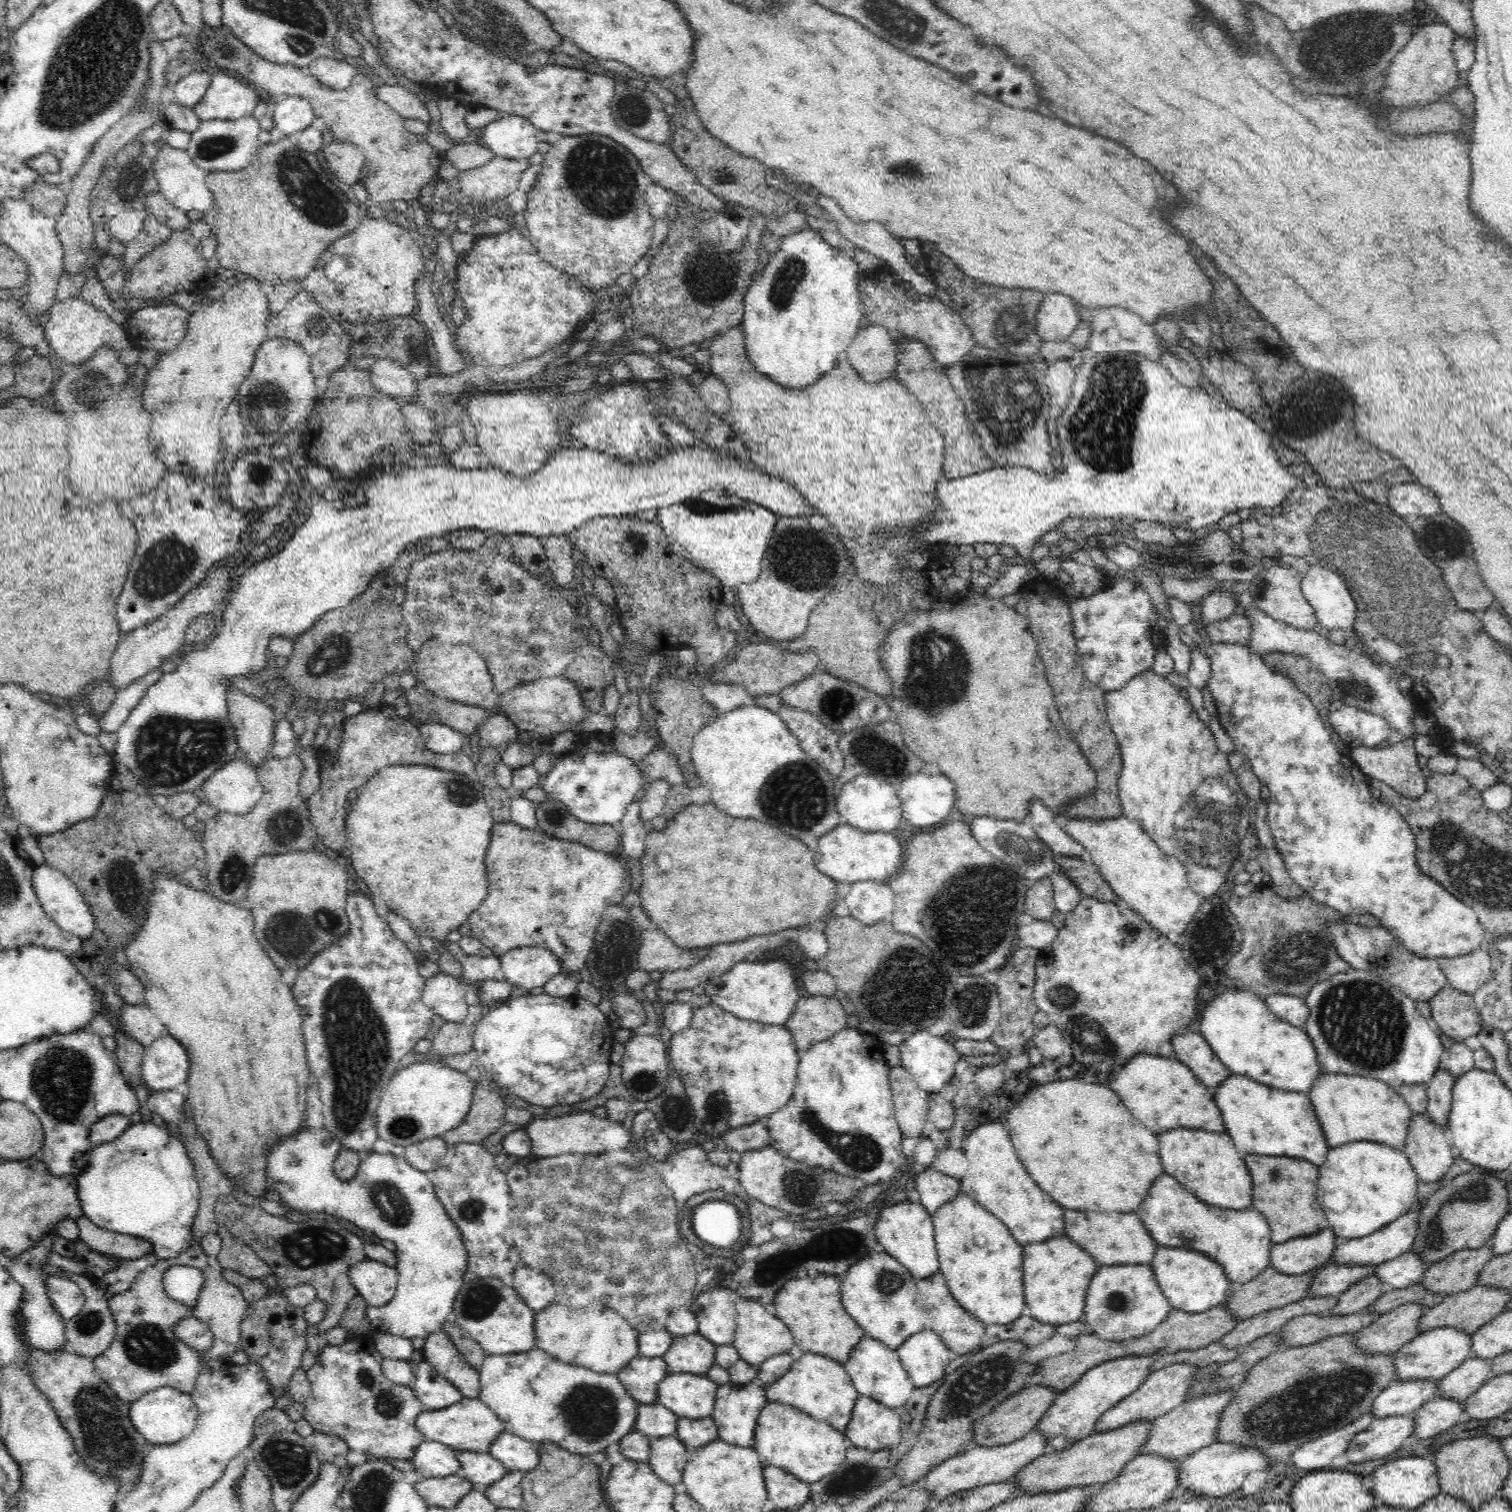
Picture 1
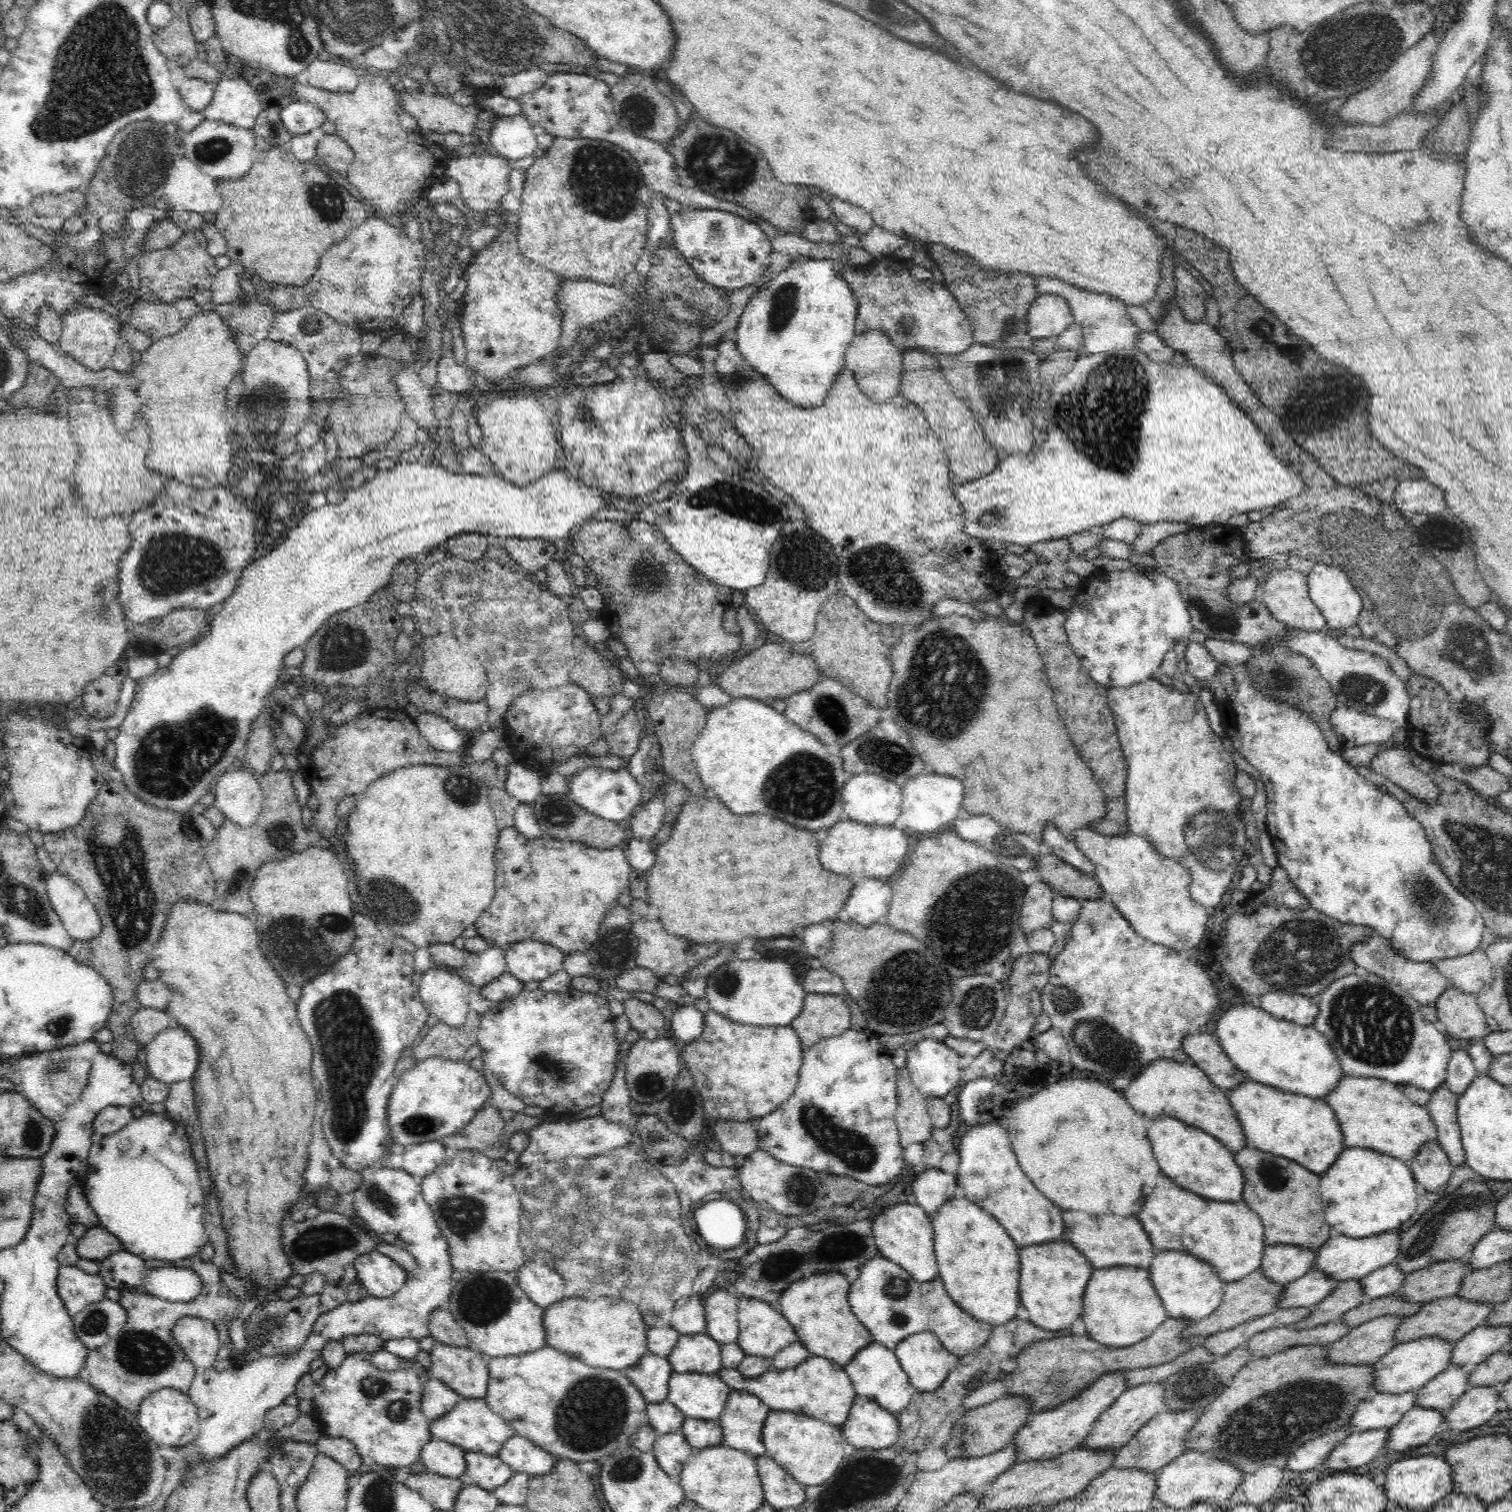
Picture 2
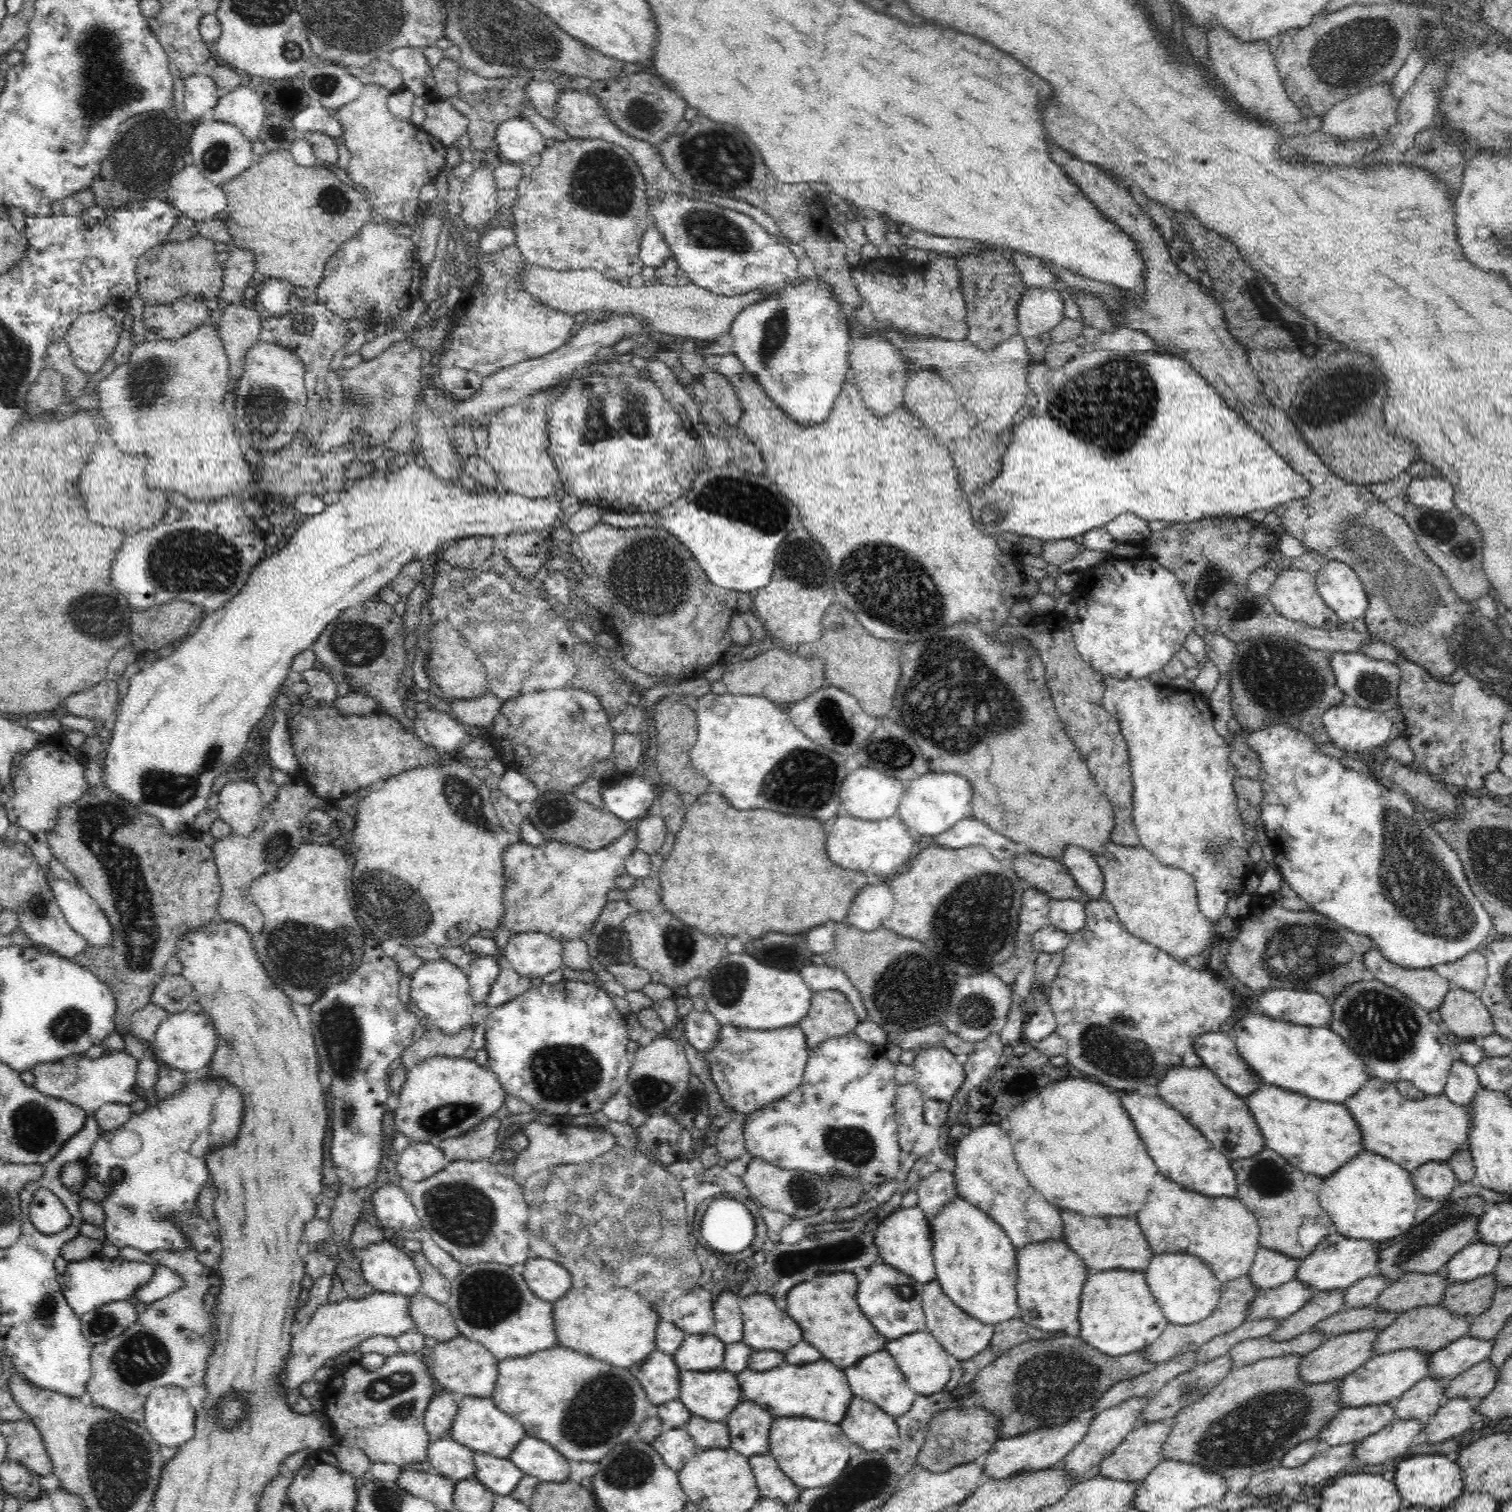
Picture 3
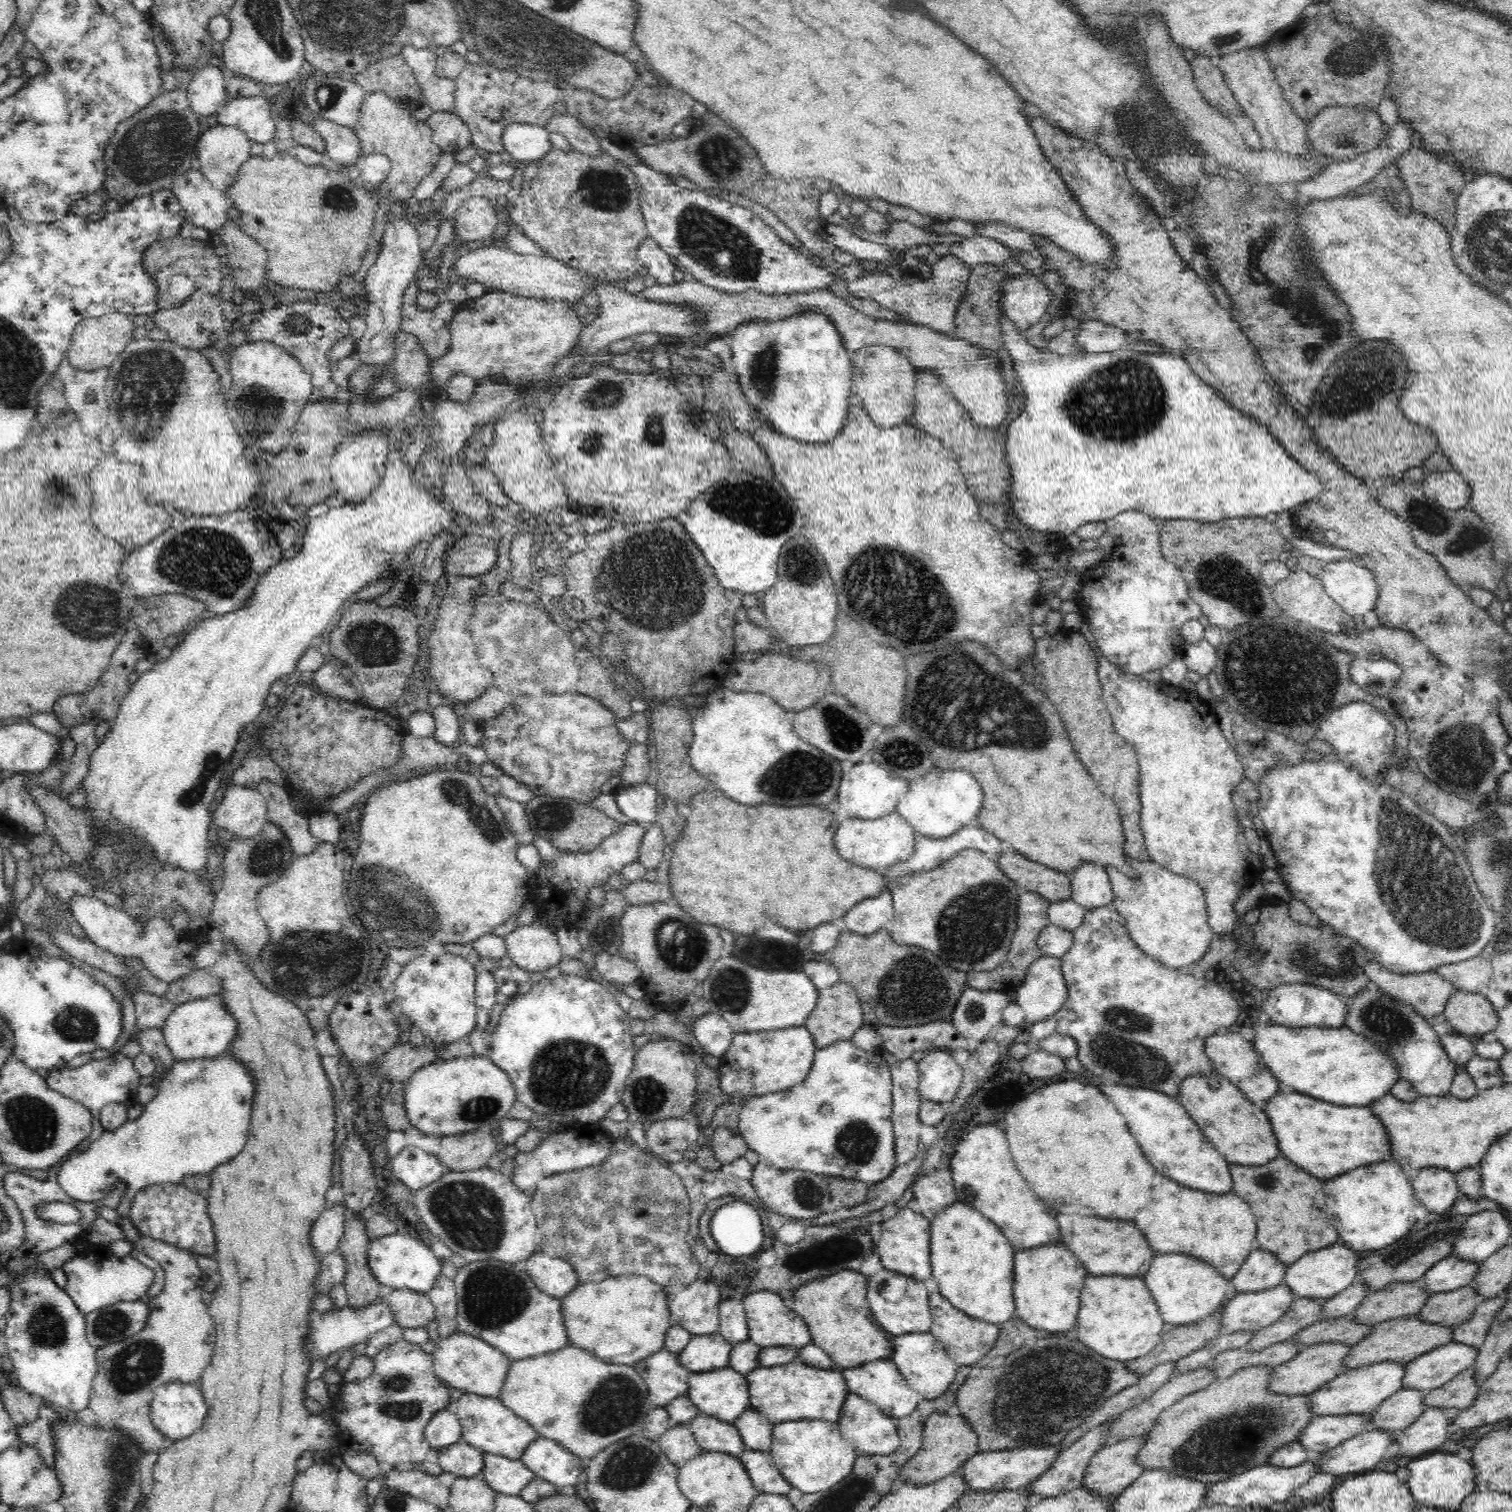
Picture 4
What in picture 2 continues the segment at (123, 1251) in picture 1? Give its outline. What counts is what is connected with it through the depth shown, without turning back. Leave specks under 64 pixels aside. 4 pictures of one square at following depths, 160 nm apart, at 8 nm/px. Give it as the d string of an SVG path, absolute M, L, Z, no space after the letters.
M102 1226L87 1227L83 1236L75 1241L76 1251L78 1251L80 1258L88 1260L101 1261L109 1254L125 1250L123 1242Z

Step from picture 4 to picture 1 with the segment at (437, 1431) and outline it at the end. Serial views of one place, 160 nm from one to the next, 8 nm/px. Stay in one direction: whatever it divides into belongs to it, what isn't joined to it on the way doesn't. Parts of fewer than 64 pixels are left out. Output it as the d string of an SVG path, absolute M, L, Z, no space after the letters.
M423 1360L418 1366L414 1382L410 1386L416 1397L422 1401L425 1410L443 1409L463 1396L448 1380L434 1371L432 1365Z

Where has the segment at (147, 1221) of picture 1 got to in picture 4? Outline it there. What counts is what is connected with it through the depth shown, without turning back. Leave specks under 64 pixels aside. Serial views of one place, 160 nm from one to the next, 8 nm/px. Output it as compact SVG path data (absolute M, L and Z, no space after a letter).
M228 1053L196 1060L180 1060L172 1064L168 1074L158 1082L156 1096L145 1104L144 1111L135 1119L127 1119L116 1128L116 1132L104 1131L84 1153L66 1158L61 1162L57 1179L64 1192L77 1201L92 1202L107 1195L111 1188L120 1185L124 1188L122 1200L115 1208L121 1216L119 1227L123 1240L133 1243L142 1235L130 1219L130 1206L140 1190L152 1184L181 1184L190 1174L210 1175L218 1166L234 1158L248 1140L248 1122L254 1096L254 1082L246 1074L239 1060Z

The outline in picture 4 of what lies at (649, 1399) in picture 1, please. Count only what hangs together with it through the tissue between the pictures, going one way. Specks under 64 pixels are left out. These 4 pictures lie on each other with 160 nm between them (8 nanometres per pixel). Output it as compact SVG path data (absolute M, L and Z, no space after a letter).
M668 1349L640 1360L634 1368L648 1386L650 1402L656 1407L664 1407L688 1393L690 1372L680 1365L678 1354Z

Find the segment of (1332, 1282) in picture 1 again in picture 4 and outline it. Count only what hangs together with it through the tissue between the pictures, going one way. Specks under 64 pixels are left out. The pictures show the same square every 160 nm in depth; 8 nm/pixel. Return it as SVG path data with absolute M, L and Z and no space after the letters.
M1286 1283L1251 1293L1236 1293L1224 1304L1220 1333L1259 1331L1280 1320L1294 1302L1295 1296Z

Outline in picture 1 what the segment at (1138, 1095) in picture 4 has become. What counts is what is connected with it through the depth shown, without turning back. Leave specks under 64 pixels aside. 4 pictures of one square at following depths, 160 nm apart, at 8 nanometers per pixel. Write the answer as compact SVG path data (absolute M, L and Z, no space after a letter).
M1174 1128L1160 1134L1160 1158L1164 1172L1208 1205L1246 1210L1252 1204L1252 1178L1244 1158L1236 1152L1230 1135L1194 1128Z

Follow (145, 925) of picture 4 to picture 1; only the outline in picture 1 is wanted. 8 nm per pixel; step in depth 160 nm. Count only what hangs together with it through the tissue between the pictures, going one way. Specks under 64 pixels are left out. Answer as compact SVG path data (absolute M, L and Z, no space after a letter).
M46 862L39 863L32 877L32 885L34 885L34 893L38 896L38 901L40 901L48 918L52 919L65 932L78 936L82 940L91 939L96 927L95 917L91 912L90 905L68 876Z

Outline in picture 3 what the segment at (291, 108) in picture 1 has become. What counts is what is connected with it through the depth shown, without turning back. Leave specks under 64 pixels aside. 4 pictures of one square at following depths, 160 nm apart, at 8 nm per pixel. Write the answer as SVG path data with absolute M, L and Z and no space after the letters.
M310 104L296 113L292 119L293 127L304 134L306 132L319 132L334 138L343 139L343 128L340 121L322 105Z

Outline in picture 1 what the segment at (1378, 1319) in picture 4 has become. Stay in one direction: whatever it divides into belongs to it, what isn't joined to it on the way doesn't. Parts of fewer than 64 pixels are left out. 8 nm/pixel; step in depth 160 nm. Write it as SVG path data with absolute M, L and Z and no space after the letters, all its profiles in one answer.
M1490 1244L1455 1252L1429 1265L1420 1283L1442 1296L1467 1291L1476 1285L1478 1274L1493 1256Z

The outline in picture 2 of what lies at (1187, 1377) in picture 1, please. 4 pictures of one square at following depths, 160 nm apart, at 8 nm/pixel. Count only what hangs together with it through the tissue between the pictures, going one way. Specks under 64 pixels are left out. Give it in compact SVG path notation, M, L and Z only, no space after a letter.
M1150 1382L1134 1388L1127 1389L1116 1402L1105 1410L1099 1420L1093 1425L1092 1430L1082 1442L1082 1447L1088 1447L1092 1451L1102 1449L1121 1449L1140 1428L1144 1427L1154 1416L1164 1411L1164 1392L1167 1382Z

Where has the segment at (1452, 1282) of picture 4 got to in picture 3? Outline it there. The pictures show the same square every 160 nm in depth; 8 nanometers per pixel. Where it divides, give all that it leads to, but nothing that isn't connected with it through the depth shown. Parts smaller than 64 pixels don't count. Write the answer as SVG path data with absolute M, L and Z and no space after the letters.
M1474 1240L1452 1256L1442 1271L1448 1284L1452 1281L1471 1281L1479 1276L1494 1273L1499 1258L1499 1246Z

